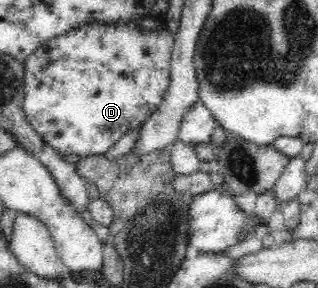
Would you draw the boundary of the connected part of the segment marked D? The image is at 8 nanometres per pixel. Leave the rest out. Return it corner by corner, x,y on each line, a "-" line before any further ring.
128,19
123,23
100,23
95,20
80,23
63,35
48,39
23,62
22,110
26,121
44,144
58,154
103,155
122,136
138,130
164,100
170,82
174,35
166,22
148,20
141,24

